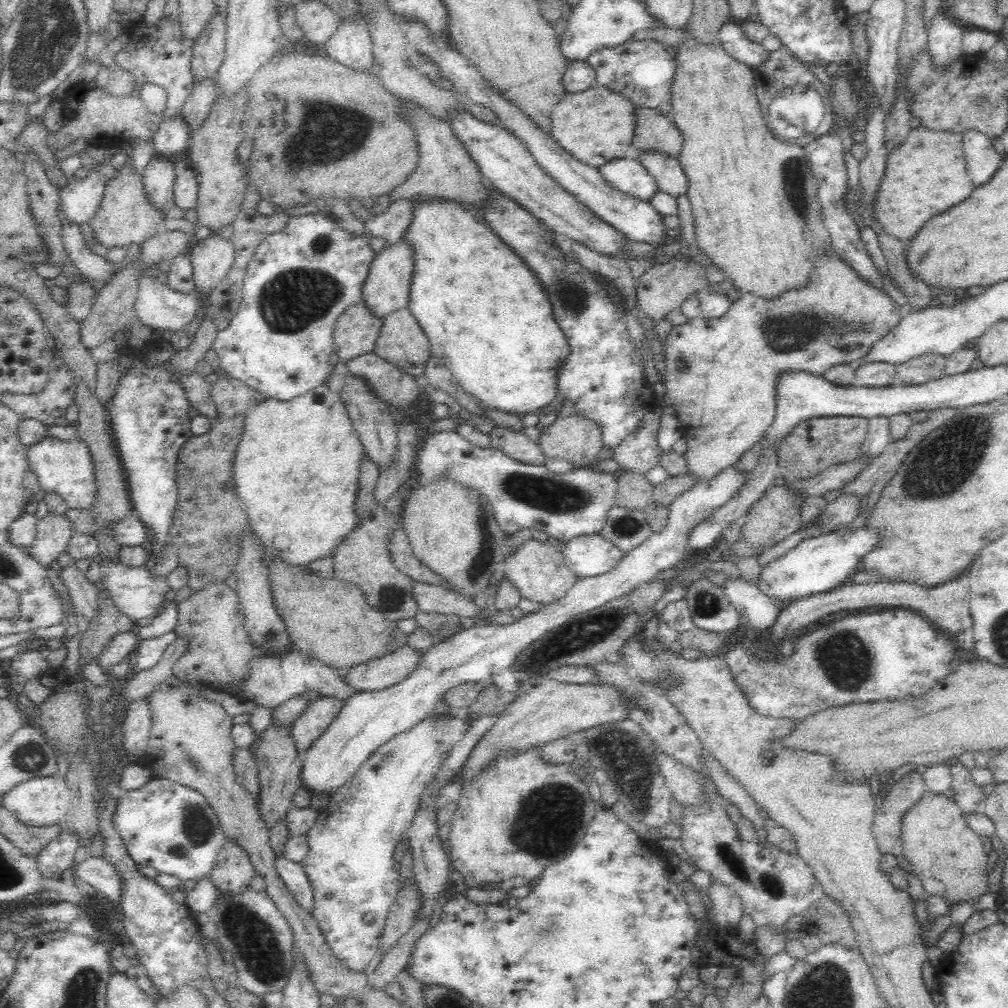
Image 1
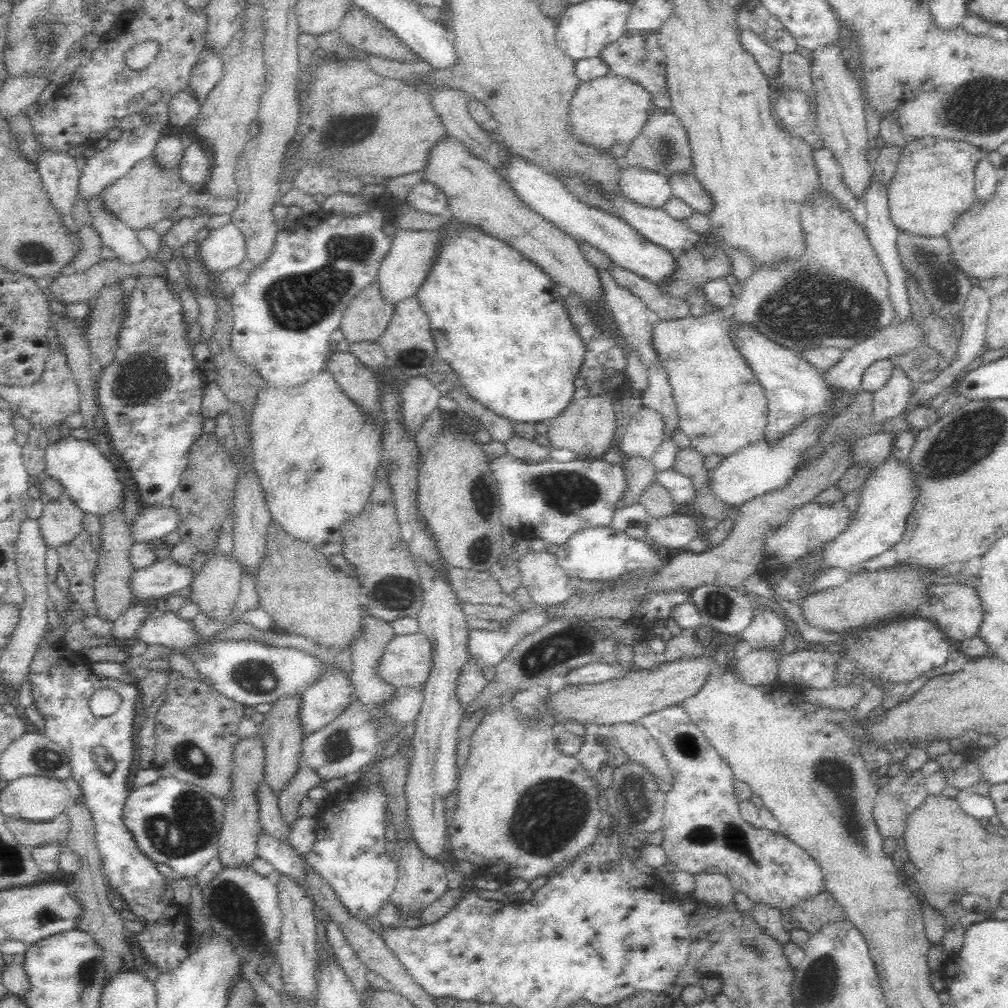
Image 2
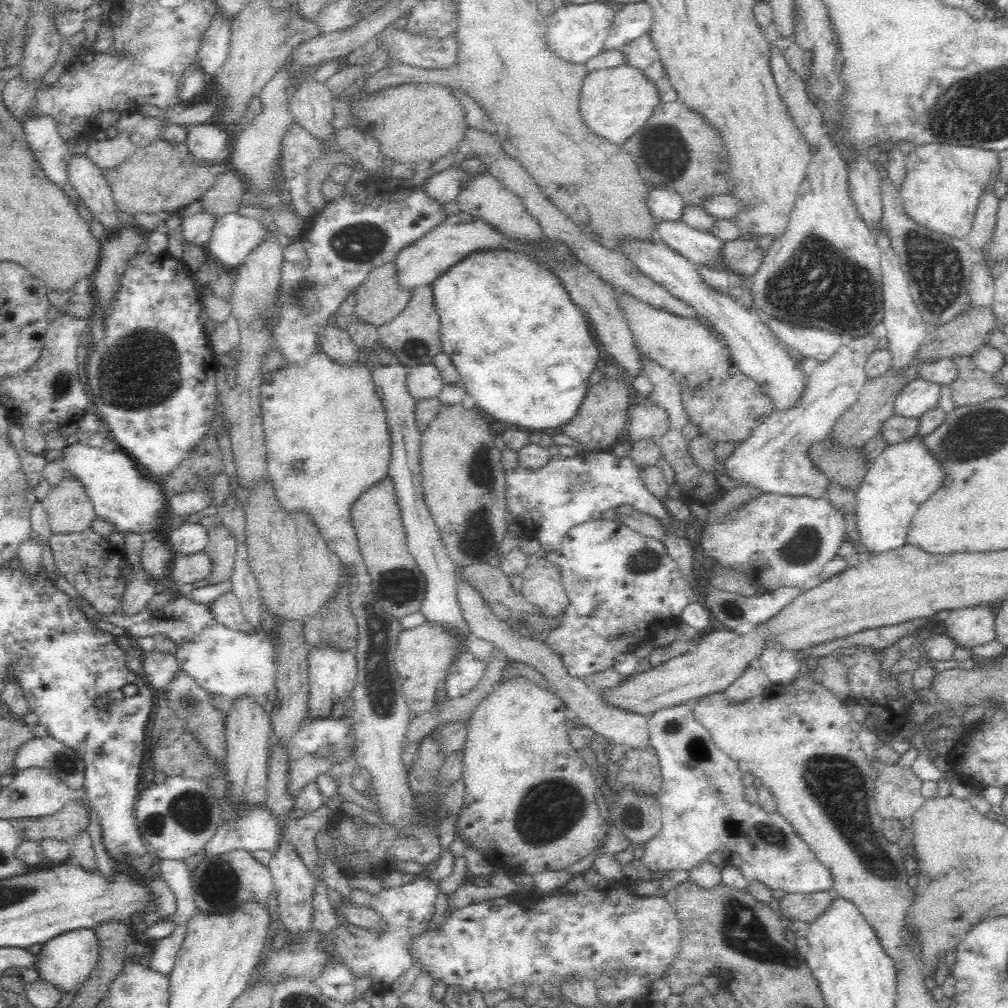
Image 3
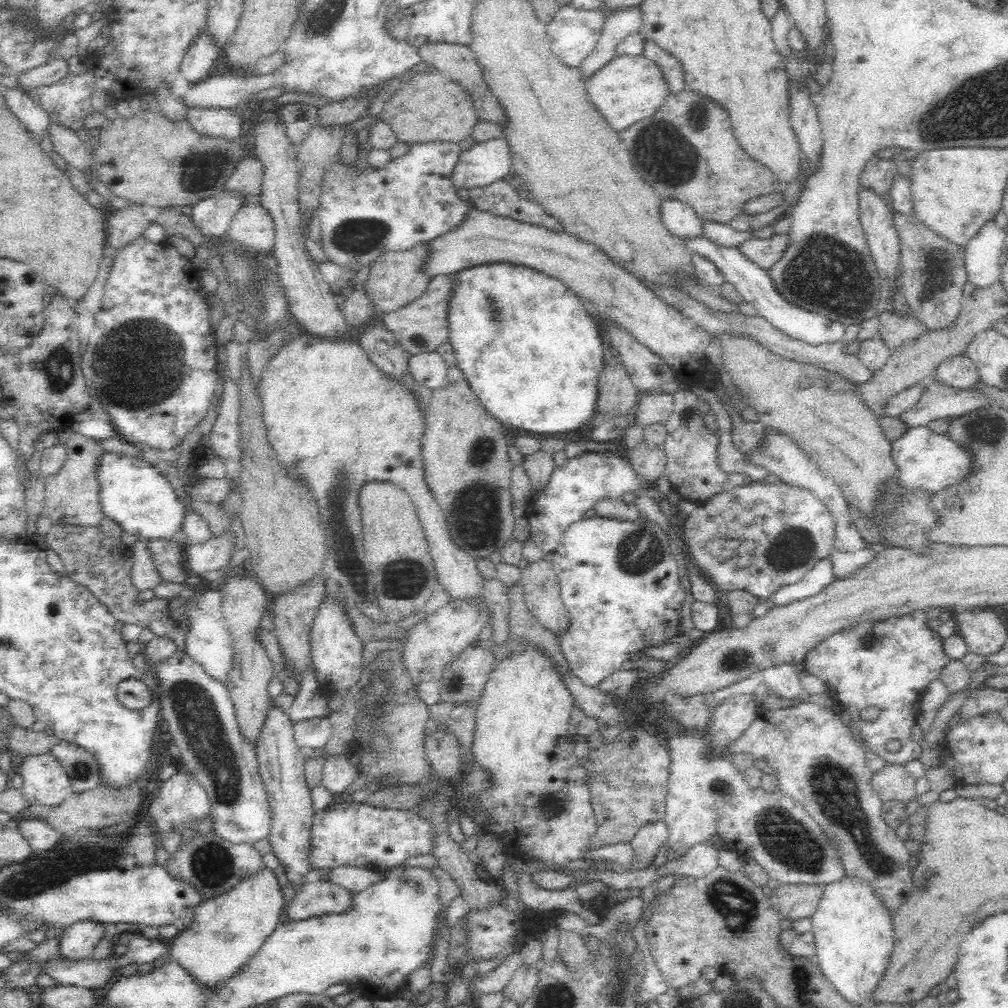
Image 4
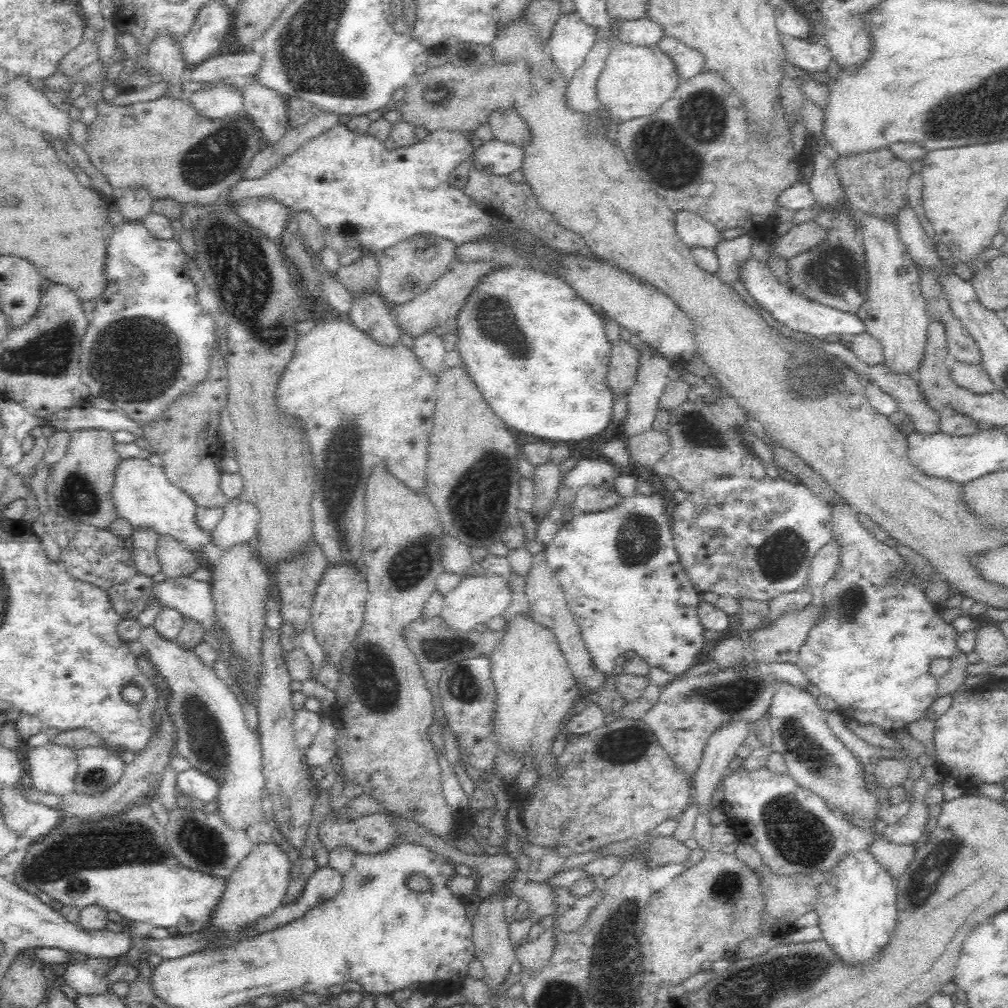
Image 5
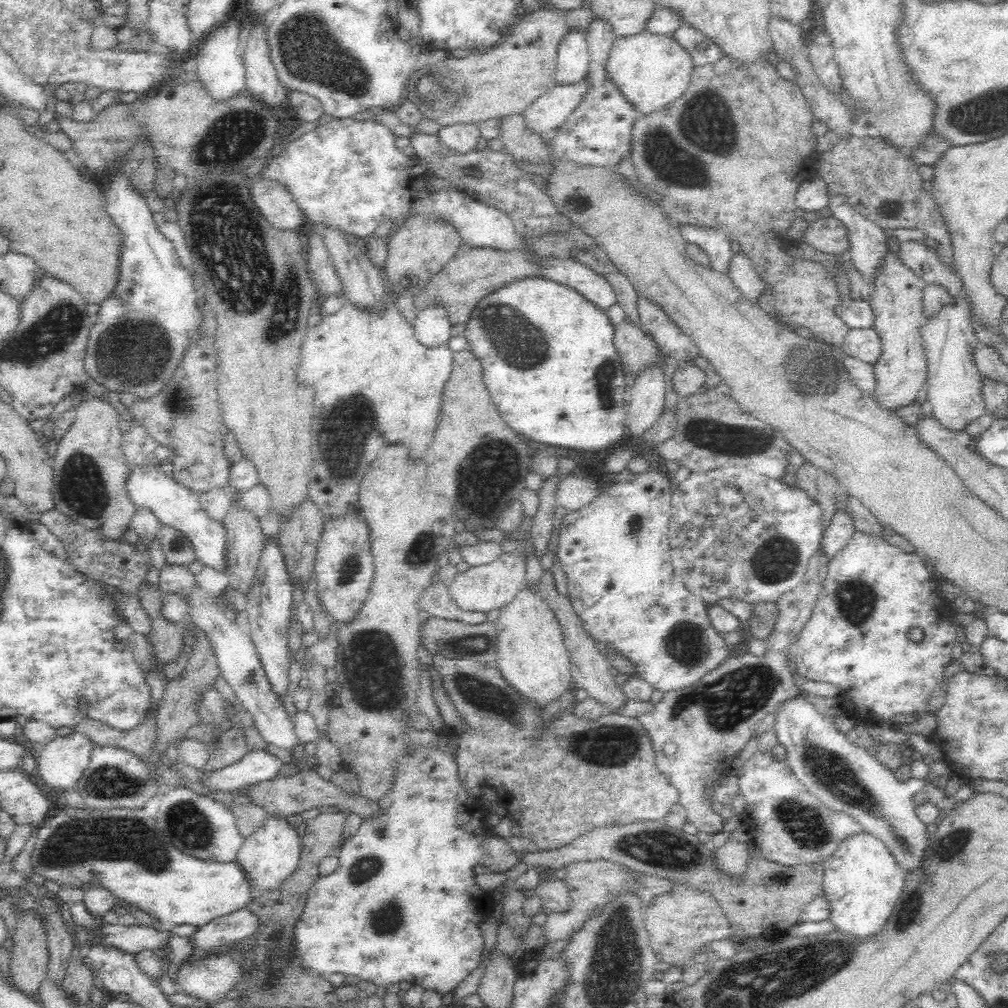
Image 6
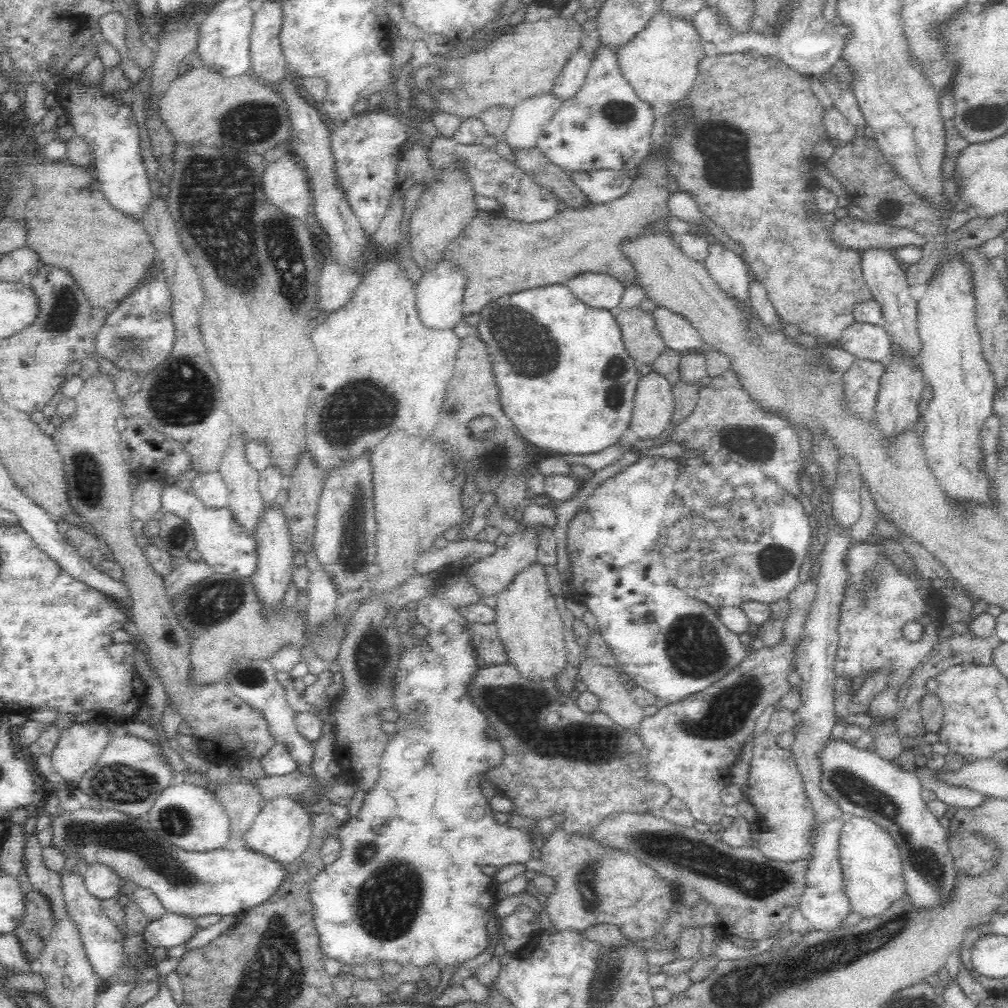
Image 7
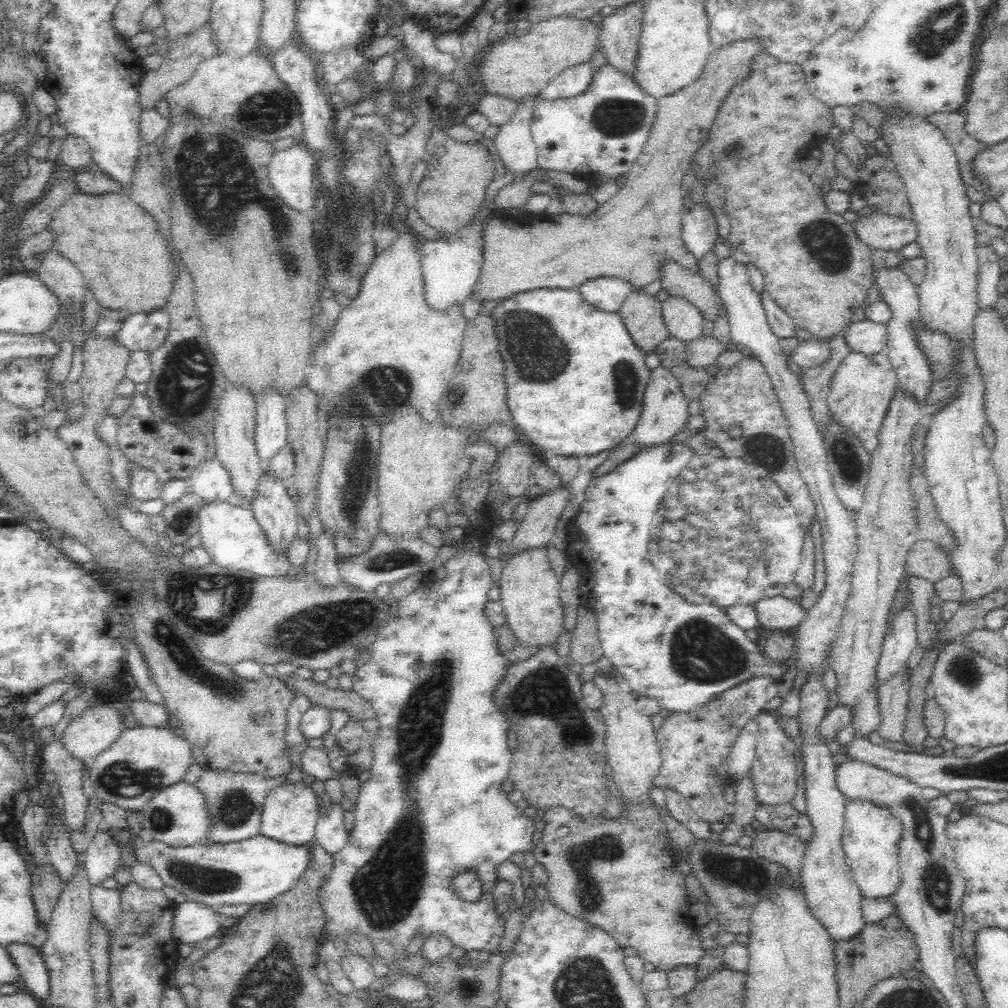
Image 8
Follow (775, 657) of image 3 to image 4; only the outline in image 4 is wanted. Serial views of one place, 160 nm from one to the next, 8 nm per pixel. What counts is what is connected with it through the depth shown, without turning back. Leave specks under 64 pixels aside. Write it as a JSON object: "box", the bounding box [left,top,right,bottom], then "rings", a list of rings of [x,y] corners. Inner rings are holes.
{"box":[764,664,806,704],"rings":[[[778,664],[778,666],[768,667],[764,672],[764,683],[772,694],[792,700],[792,704],[797,704],[806,696],[800,684],[800,675],[794,671],[792,664]]]}

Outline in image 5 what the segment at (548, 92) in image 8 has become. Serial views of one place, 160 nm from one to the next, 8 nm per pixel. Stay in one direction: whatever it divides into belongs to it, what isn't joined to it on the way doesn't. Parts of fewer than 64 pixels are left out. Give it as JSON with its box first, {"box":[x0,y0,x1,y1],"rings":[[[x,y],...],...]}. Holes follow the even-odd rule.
{"box":[548,12,594,83],"rings":[[[576,12],[560,17],[550,38],[548,53],[564,81],[568,83],[572,80],[578,68],[584,65],[594,44],[594,29],[578,17]]]}

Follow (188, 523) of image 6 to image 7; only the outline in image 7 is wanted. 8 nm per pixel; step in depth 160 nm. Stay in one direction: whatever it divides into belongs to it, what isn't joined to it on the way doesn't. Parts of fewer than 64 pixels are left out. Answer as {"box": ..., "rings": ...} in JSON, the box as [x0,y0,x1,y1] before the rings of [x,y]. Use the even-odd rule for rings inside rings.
{"box":[162,485,258,581],"rings":[[[171,485],[164,488],[162,494],[162,511],[174,511],[184,517],[190,523],[194,531],[195,549],[202,555],[214,573],[236,574],[239,581],[244,577],[252,577],[258,568],[258,550],[255,533],[248,531],[246,527],[230,511],[230,507],[207,507],[188,490]]]}

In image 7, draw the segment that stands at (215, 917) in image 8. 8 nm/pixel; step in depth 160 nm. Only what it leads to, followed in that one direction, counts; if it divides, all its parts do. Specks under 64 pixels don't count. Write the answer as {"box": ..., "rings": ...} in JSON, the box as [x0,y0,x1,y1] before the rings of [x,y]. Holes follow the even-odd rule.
{"box":[142,911,200,949],"rings":[[[166,911],[162,919],[148,924],[142,936],[144,942],[152,947],[163,946],[170,949],[186,944],[198,930],[200,926],[196,924],[196,917]]]}

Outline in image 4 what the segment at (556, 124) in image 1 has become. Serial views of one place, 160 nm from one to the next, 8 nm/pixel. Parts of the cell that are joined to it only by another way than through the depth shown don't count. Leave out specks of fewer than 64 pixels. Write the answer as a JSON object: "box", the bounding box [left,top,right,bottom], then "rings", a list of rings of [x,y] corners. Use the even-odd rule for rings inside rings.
{"box":[584,53,671,134],"rings":[[[644,53],[616,55],[607,63],[599,72],[584,82],[584,87],[587,90],[588,99],[592,101],[598,112],[604,115],[604,119],[610,123],[610,127],[617,134],[636,121],[654,115],[671,95],[670,84],[663,69]]]}

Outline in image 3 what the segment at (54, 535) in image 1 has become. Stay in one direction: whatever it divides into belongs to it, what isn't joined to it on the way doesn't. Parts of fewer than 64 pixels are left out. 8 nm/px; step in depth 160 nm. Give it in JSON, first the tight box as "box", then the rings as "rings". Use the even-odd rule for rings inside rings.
{"box":[41,471,98,533],"rings":[[[70,471],[41,499],[52,533],[82,532],[98,517],[84,484]]]}

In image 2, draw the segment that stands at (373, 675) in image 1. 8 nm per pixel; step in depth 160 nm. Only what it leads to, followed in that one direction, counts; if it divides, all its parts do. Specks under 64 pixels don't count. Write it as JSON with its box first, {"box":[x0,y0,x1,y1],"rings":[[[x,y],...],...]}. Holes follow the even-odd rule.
{"box":[380,633,432,690],"rings":[[[424,633],[396,635],[386,646],[380,673],[398,689],[424,690],[432,670],[432,643]]]}

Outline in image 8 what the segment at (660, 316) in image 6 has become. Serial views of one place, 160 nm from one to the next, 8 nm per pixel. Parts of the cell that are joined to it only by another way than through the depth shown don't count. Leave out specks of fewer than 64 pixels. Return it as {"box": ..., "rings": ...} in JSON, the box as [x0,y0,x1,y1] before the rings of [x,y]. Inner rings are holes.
{"box":[662,295,702,342],"rings":[[[682,295],[669,296],[662,302],[662,314],[669,336],[688,342],[702,333],[702,311]]]}

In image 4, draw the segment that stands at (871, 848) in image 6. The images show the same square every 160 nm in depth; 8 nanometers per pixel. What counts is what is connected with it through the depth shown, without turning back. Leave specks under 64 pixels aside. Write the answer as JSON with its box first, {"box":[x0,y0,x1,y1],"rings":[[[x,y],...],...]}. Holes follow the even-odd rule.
{"box":[811,873,895,1003],"rings":[[[845,873],[840,880],[822,886],[821,902],[811,917],[812,933],[816,945],[818,966],[826,979],[834,983],[836,991],[842,993],[852,1003],[869,1002],[869,992],[875,988],[893,952],[895,937],[891,910],[886,908],[879,890],[858,875]]]}

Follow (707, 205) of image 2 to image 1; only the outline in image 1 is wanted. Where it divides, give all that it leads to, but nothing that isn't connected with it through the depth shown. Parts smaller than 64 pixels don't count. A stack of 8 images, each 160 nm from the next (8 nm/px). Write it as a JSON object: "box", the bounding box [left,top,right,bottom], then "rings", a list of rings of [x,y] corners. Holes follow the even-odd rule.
{"box":[633,152,688,197],"rings":[[[644,152],[633,155],[648,169],[648,173],[656,179],[658,188],[673,197],[686,196],[688,192],[688,177],[676,158],[661,155],[659,152]]]}

